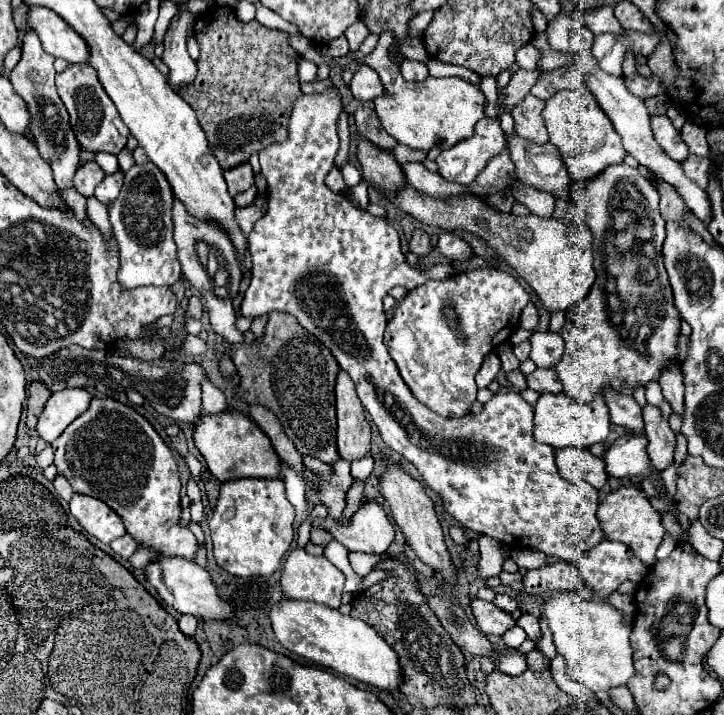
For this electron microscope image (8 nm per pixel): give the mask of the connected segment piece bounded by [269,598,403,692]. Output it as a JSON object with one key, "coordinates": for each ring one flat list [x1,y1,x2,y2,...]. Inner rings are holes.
{"coordinates":[[283,598,277,606,273,606,269,618,277,640,287,650,319,666,331,668,343,676,369,684,377,690,385,692,401,690,403,674,399,672,399,658,395,656,395,650,363,620,343,616,339,610,327,608,325,604,301,602,291,598]]}

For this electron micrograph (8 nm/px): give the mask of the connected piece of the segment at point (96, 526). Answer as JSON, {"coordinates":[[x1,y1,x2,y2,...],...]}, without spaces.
{"coordinates":[[75,494,71,498,71,514,75,516,75,520,97,540,111,544,113,540,117,540,119,536,125,536,125,524,123,518,113,512,105,502,91,498,91,496,83,496,83,494]]}

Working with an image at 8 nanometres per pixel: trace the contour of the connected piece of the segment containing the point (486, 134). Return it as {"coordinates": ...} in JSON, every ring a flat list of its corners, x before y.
{"coordinates":[[497,118,481,120,469,140,443,150,437,156,439,174,451,182,469,184,477,178,489,158,499,154,505,146,505,136]]}

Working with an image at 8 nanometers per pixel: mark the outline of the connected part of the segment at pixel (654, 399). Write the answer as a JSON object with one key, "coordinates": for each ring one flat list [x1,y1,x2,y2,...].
{"coordinates":[[651,381,646,385,646,401,650,404,659,406,663,401,662,389,657,381]]}

